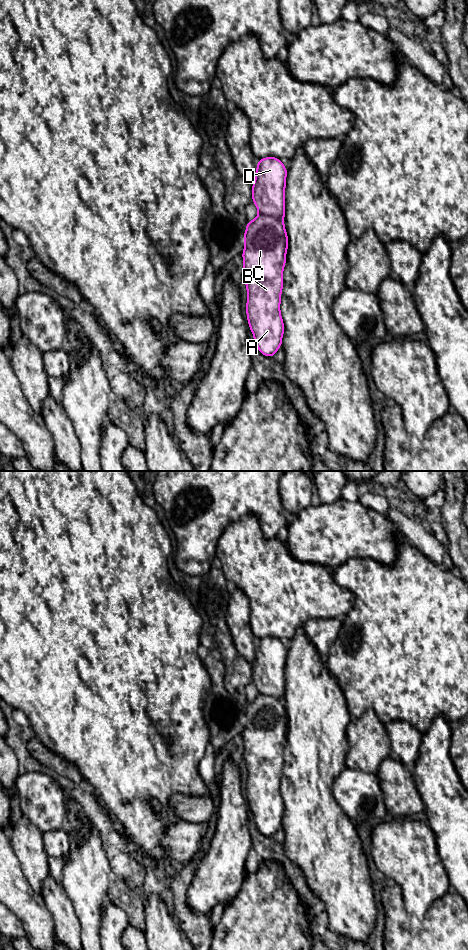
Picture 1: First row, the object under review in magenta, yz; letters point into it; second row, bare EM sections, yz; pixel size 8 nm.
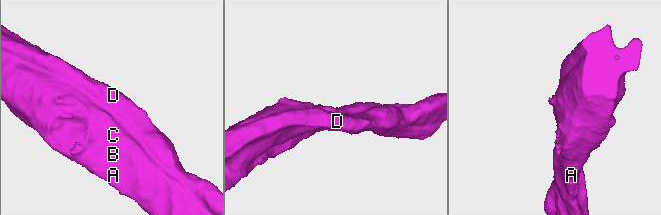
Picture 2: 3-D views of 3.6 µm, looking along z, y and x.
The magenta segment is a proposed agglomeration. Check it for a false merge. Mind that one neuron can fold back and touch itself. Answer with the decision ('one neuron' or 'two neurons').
one neuron

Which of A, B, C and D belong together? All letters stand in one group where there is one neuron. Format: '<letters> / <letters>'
A B C D

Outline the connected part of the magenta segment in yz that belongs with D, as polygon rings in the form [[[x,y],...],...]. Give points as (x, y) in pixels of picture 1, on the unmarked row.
[[[265,637],[257,641],[255,660],[252,665],[252,681],[255,683],[259,694],[253,701],[247,701],[244,712],[245,727],[242,732],[244,760],[247,769],[246,795],[248,805],[253,813],[254,823],[260,833],[267,837],[273,837],[282,826],[282,817],[285,806],[281,797],[280,783],[283,769],[283,750],[286,744],[288,729],[288,715],[284,705],[285,697],[285,667],[287,649],[282,641],[276,637]]]

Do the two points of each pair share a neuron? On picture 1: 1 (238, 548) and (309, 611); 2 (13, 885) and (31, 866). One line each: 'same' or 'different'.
1: same
2: different

